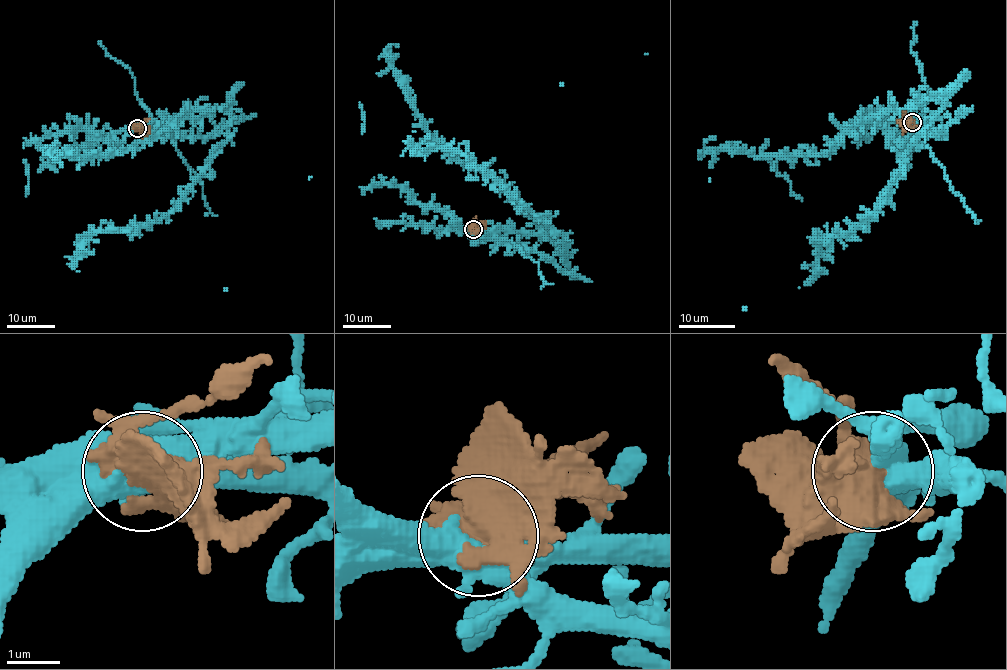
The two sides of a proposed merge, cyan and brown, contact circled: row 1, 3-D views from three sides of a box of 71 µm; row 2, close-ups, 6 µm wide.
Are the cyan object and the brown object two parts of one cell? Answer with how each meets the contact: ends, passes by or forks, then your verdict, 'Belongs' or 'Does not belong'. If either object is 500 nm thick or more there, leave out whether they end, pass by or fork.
Does not belong

